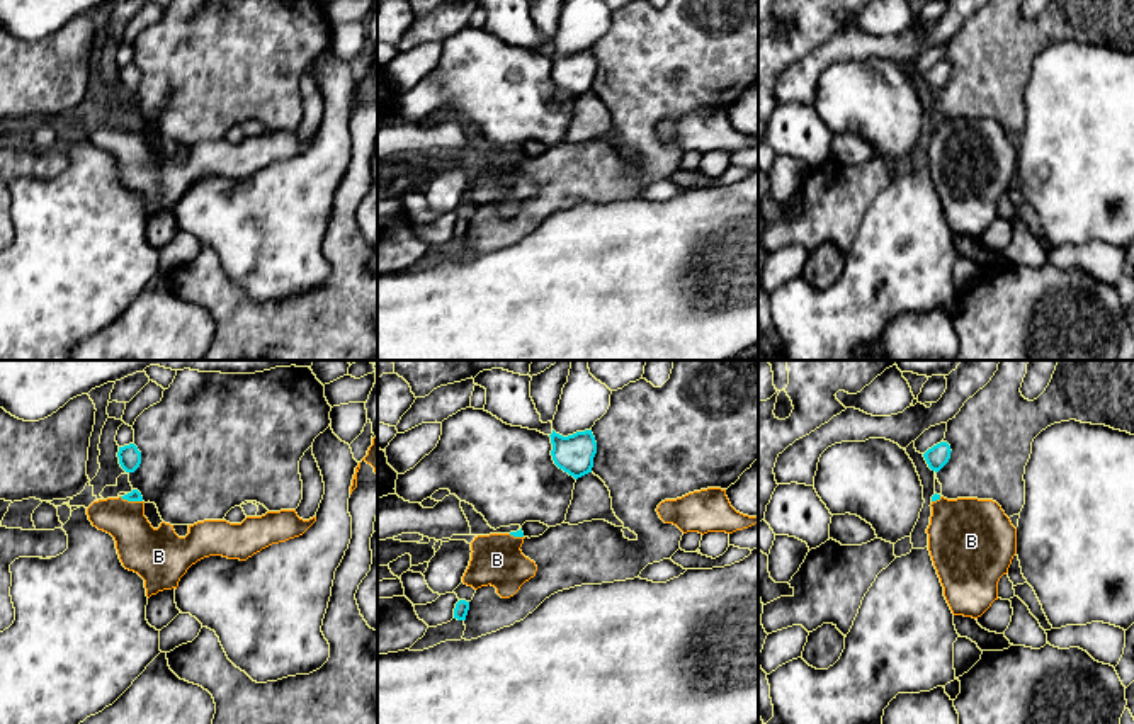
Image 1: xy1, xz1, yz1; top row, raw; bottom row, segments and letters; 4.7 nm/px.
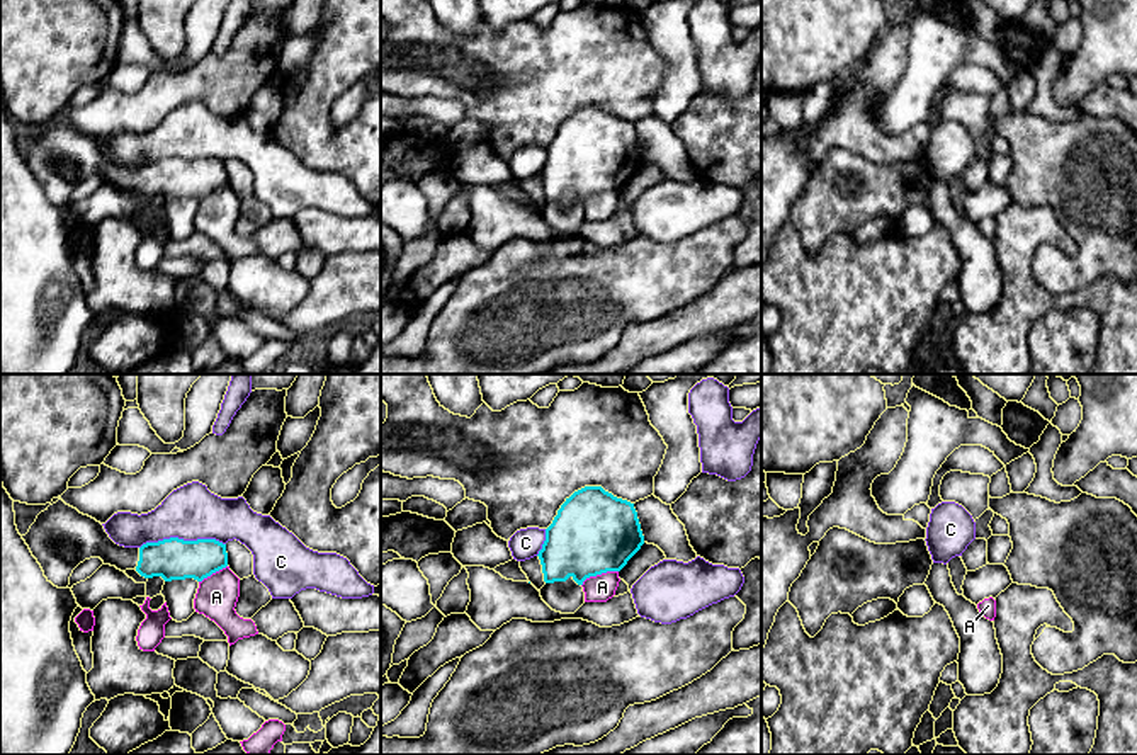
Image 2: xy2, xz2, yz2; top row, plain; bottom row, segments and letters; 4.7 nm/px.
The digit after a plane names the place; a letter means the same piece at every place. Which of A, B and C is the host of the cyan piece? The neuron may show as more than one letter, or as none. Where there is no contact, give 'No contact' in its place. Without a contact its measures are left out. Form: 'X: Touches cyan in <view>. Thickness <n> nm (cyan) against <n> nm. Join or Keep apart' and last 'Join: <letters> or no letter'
A: Touches cyan in xz2. Thickness 380 nm (cyan) against 130 nm. Keep apart
B: Touches cyan in xy1. Thickness 60 nm (cyan) against 220 nm. Keep apart
C: Touches cyan in xy2. Thickness 200 nm (cyan) against 260 nm. Keep apart
Join: no letter

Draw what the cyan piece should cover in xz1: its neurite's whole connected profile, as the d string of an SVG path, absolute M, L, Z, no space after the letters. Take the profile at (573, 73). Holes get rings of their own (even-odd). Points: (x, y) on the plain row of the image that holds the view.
M553 49L553 80L554 83L573 95L575 99L592 92L593 76L597 73L597 61L592 49L576 51L563 56Z

